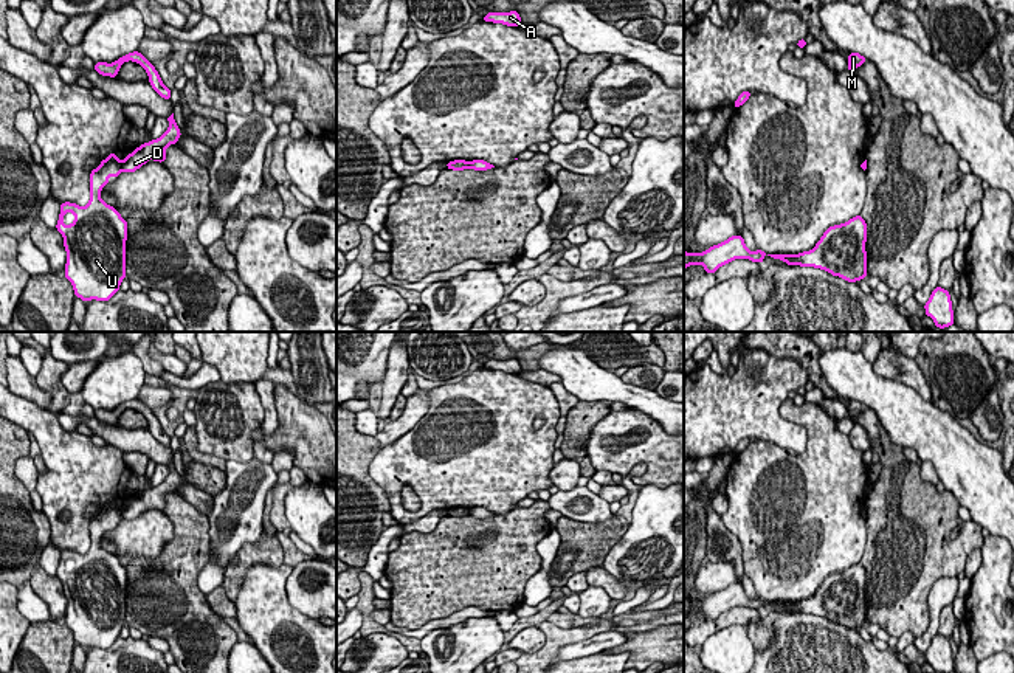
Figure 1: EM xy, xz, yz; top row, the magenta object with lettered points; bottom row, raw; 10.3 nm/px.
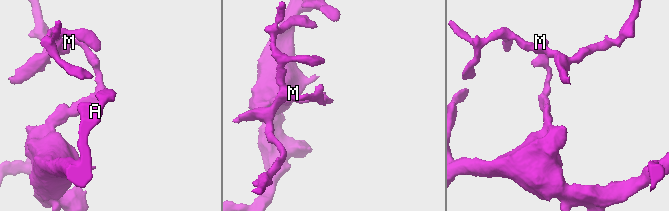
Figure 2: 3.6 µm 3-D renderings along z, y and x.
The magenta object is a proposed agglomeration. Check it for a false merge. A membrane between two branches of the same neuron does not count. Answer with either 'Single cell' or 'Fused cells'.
Fused cells

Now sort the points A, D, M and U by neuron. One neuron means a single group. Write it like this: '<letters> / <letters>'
A U / D M

